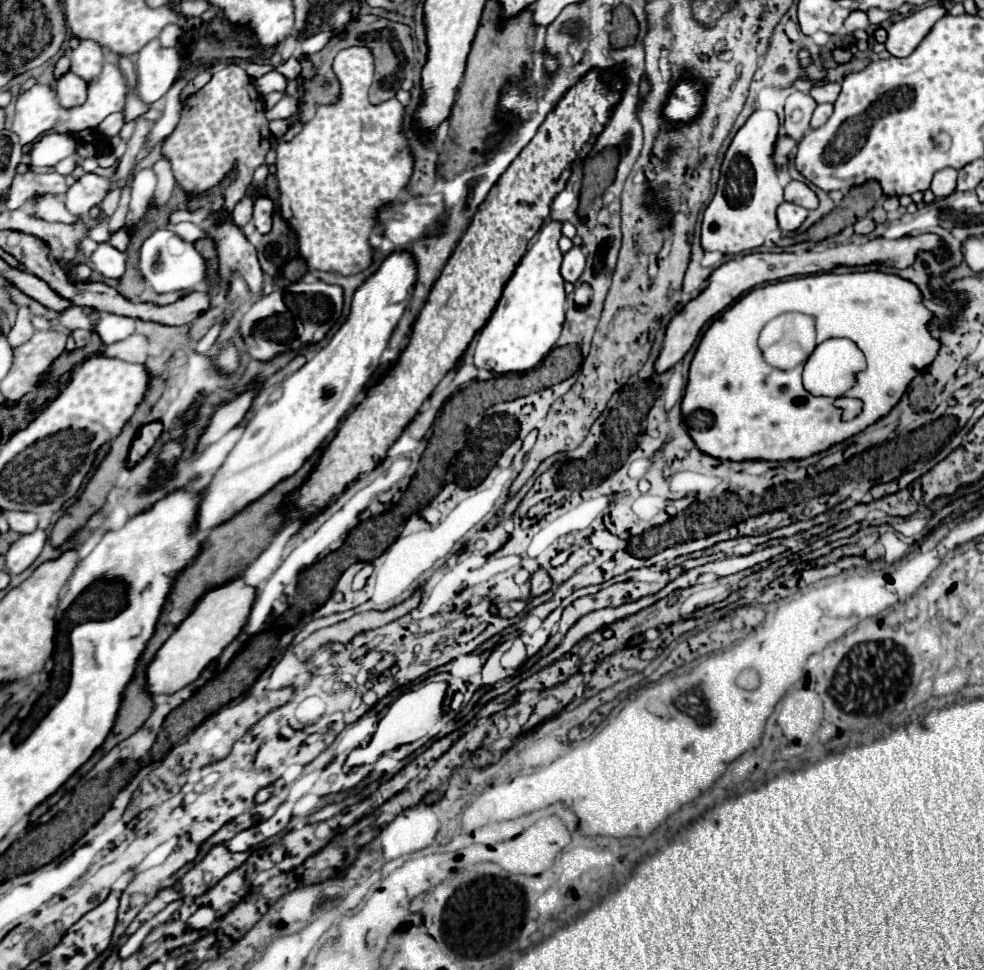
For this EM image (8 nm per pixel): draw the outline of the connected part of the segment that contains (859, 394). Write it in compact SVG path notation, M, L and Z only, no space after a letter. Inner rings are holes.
M856 272L856 274L814 274L802 278L780 280L776 284L766 284L750 290L742 296L734 306L730 306L722 316L718 316L712 326L704 332L696 356L690 364L690 378L686 386L686 394L682 400L682 416L688 426L688 434L698 446L700 452L720 458L720 460L802 460L822 450L828 450L832 444L838 444L882 416L886 416L906 392L910 380L916 376L916 370L928 366L940 344L932 340L926 324L932 318L920 304L918 288L894 274L882 272ZM782 312L804 312L816 316L816 342L824 342L830 336L850 338L866 356L866 370L856 374L854 386L846 392L846 396L860 398L864 402L864 410L850 422L840 420L840 410L834 408L834 398L828 396L812 396L802 384L800 366L788 372L776 370L762 360L762 354L756 346L756 338L760 328L774 316Z

